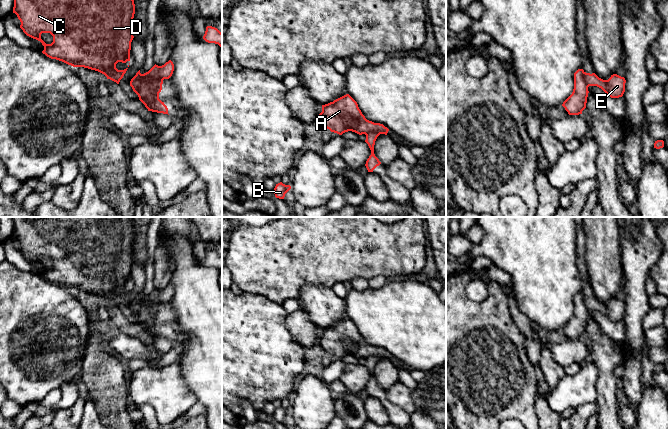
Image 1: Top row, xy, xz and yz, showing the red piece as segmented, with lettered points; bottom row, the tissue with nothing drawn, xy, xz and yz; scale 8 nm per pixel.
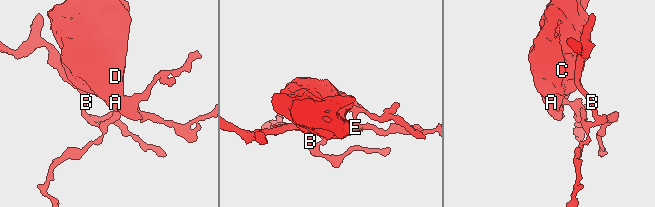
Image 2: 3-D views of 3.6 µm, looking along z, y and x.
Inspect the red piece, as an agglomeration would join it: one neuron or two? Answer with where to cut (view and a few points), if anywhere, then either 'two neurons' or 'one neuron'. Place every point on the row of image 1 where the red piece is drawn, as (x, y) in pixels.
xy (144, 73), (146, 79), (163, 79) | two neurons

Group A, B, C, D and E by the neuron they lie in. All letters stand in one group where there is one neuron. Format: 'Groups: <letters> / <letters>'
Groups: A C D / B E

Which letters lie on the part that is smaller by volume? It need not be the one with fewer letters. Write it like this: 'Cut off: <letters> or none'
Cut off: A, C, D

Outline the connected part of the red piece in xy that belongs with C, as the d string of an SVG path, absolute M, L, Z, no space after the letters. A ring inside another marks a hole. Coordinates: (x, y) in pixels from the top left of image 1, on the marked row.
M14 0L13 13L21 22L23 32L42 43L42 51L47 57L62 61L73 67L84 67L104 74L117 84L123 78L128 67L118 70L118 62L130 61L130 50L133 36L134 0ZM42 33L50 33L53 42L46 44L41 39Z

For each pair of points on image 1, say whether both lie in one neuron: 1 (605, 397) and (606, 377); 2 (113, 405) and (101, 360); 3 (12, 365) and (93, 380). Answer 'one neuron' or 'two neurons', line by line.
1: one neuron
2: one neuron
3: two neurons

